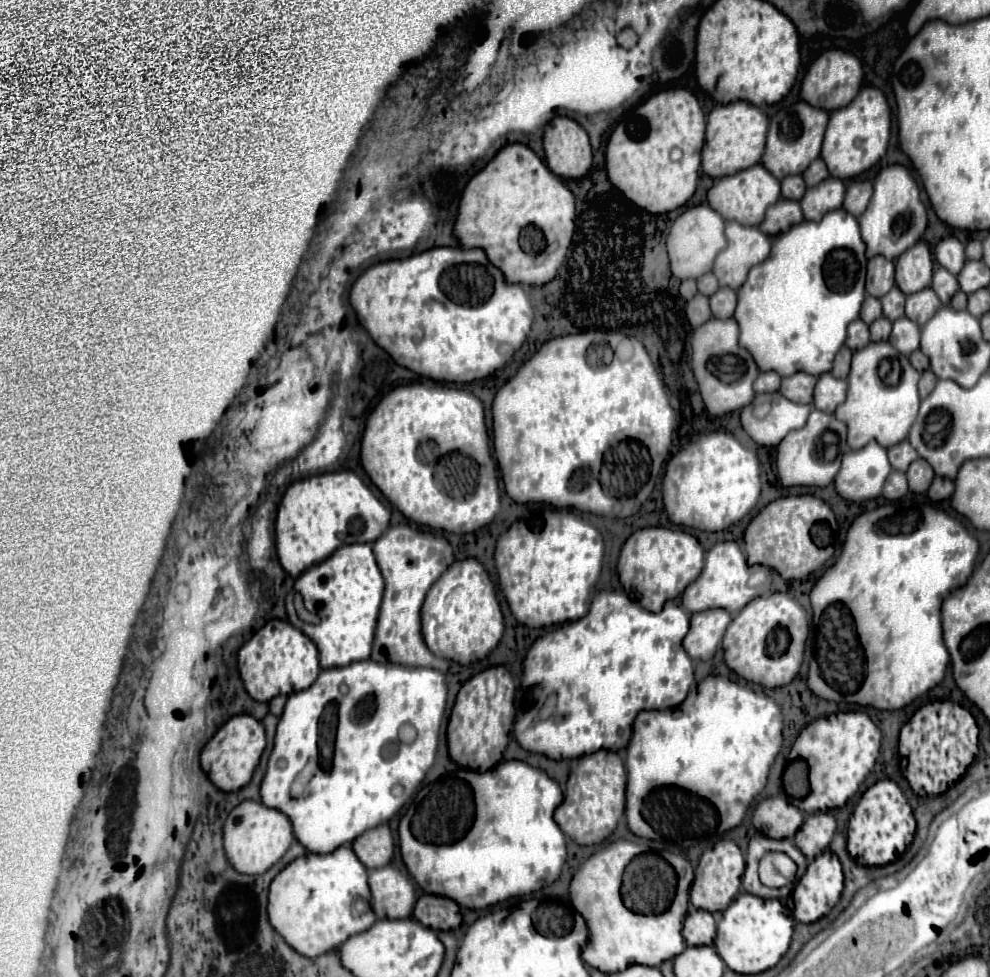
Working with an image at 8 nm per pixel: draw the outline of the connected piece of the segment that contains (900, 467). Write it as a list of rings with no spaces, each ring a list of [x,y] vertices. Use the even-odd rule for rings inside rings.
[[[903,441],[895,447],[889,449],[889,461],[891,461],[891,467],[897,469],[897,471],[907,471],[907,467],[917,459],[917,451],[911,447],[911,443]]]

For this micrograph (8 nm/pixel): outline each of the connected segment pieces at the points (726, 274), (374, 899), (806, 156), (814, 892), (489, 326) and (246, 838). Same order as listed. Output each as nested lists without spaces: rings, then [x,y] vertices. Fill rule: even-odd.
[[[727,221],[725,237],[727,247],[715,257],[713,273],[719,281],[719,287],[739,289],[747,279],[747,271],[767,259],[771,239],[757,227],[745,227],[735,221]]]
[[[393,865],[381,867],[379,871],[369,873],[369,887],[371,887],[371,909],[379,919],[407,919],[411,917],[415,905],[415,887],[409,875],[403,875]]]
[[[799,101],[789,109],[783,109],[777,115],[773,115],[769,123],[767,149],[761,159],[763,167],[767,167],[767,171],[771,171],[771,175],[775,175],[777,179],[785,179],[787,175],[801,175],[809,167],[809,163],[815,161],[821,153],[827,121],[829,121],[827,111],[815,109],[805,101]]]
[[[835,853],[815,857],[793,891],[793,917],[799,923],[813,923],[825,917],[843,891],[843,869]]]
[[[437,247],[437,249],[429,249],[429,251],[423,251],[419,255],[413,255],[413,257],[407,257],[403,261],[387,261],[387,263],[377,263],[373,267],[369,267],[353,285],[351,289],[351,295],[349,295],[349,301],[353,305],[353,309],[357,311],[357,317],[361,321],[361,325],[367,329],[367,333],[371,335],[371,339],[381,347],[385,349],[399,365],[411,369],[413,373],[417,375],[423,375],[423,377],[429,377],[433,381],[449,381],[449,383],[469,383],[469,381],[477,381],[477,379],[483,379],[487,375],[491,375],[493,371],[501,369],[511,357],[513,353],[523,345],[523,341],[527,339],[527,333],[531,329],[531,323],[533,323],[533,307],[527,299],[527,293],[521,285],[507,285],[503,281],[503,275],[497,267],[493,267],[485,253],[481,249],[461,249],[461,247]]]
[[[243,801],[239,803],[227,817],[223,825],[225,835],[225,847],[227,847],[227,859],[229,863],[239,871],[247,875],[259,875],[265,873],[271,865],[275,865],[285,851],[289,849],[293,841],[293,827],[287,815],[283,815],[277,809],[265,807],[259,801]]]

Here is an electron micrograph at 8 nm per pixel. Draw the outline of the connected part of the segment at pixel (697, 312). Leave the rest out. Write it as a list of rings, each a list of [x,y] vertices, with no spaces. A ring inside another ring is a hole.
[[[697,293],[691,301],[687,301],[685,313],[687,313],[687,319],[689,319],[691,327],[701,327],[703,323],[707,323],[707,319],[711,319],[709,299],[705,295]]]

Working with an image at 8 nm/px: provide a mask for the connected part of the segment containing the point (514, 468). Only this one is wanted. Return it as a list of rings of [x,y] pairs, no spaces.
[[[575,333],[565,337],[555,337],[547,341],[519,371],[509,379],[495,395],[493,401],[493,447],[499,469],[503,473],[505,491],[515,503],[547,503],[553,507],[573,507],[583,513],[593,515],[613,515],[619,519],[635,515],[641,505],[651,497],[655,481],[661,473],[665,459],[669,457],[671,433],[673,433],[675,413],[669,405],[663,381],[655,365],[651,363],[645,347],[635,337],[625,337],[619,333]]]

